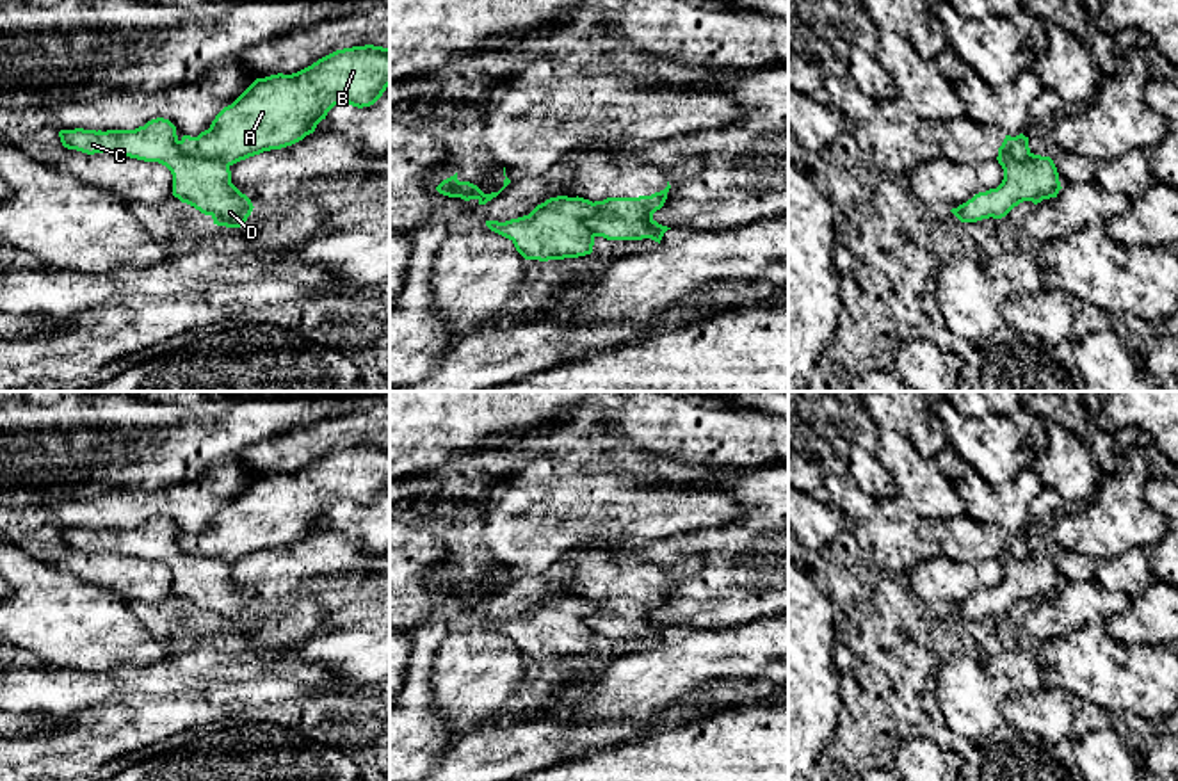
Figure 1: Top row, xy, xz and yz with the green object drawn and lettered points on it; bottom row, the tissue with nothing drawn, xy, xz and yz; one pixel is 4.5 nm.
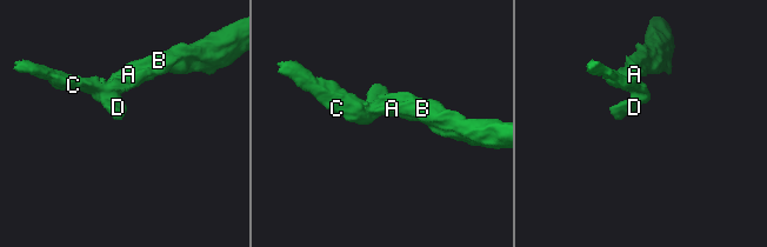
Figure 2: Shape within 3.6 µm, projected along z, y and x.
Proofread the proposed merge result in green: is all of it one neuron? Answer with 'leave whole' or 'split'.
split

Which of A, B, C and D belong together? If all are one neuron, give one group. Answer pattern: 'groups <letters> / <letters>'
groups A B / C D

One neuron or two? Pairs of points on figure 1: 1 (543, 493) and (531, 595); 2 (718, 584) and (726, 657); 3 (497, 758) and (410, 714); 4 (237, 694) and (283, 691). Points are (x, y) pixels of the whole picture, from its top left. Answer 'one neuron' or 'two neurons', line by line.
1: two neurons
2: two neurons
3: two neurons
4: one neuron

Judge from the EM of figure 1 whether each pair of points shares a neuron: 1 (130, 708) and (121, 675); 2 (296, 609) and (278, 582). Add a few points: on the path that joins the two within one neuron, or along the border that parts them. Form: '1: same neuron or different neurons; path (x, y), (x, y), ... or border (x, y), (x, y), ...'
1: different neurons; border (123, 689), (84, 707)
2: different neurons; border (294, 596), (280, 603), (255, 607)

